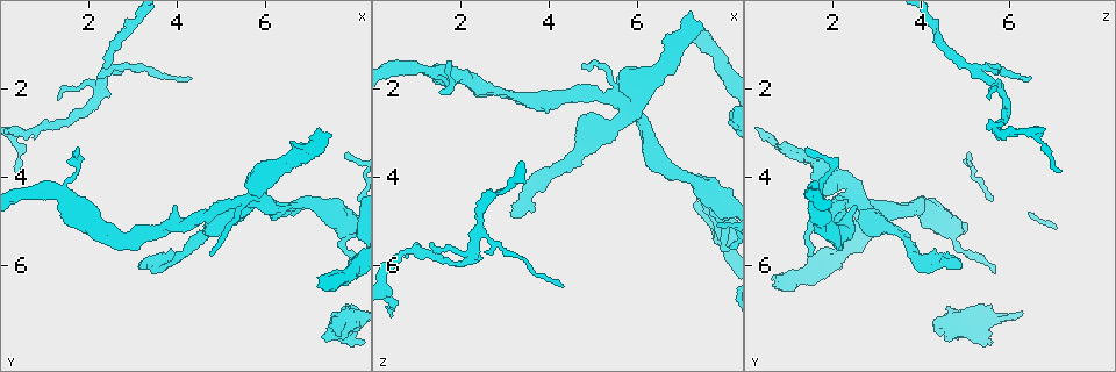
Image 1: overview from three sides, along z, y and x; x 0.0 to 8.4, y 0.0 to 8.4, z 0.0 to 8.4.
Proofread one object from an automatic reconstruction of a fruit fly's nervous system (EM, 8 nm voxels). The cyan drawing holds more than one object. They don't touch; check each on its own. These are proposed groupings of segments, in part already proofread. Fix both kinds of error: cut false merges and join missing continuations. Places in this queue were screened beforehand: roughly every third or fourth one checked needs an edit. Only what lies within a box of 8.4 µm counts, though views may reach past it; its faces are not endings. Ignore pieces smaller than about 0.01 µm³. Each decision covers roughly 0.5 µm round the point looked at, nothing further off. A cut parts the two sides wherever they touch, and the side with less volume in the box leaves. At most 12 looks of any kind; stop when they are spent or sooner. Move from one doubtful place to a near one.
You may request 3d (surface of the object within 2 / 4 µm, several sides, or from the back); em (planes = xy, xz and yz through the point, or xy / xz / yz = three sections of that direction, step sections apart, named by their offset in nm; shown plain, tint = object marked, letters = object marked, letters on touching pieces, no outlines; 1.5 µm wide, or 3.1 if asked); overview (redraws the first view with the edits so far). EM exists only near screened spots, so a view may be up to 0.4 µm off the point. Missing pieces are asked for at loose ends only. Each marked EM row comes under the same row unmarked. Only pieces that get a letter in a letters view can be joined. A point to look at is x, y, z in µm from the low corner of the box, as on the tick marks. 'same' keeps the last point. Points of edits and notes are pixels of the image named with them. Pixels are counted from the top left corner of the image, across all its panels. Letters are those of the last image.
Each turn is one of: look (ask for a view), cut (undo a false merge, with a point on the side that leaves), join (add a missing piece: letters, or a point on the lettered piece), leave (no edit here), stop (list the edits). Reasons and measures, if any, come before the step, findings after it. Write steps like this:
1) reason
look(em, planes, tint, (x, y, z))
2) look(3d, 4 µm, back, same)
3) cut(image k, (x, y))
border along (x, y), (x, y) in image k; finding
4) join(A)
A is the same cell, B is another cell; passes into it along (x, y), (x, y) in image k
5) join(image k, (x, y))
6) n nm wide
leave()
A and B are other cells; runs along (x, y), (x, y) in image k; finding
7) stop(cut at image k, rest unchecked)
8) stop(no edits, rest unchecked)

an open end
look(3d, 2 µm, (3.10, 6.05, 4.80))

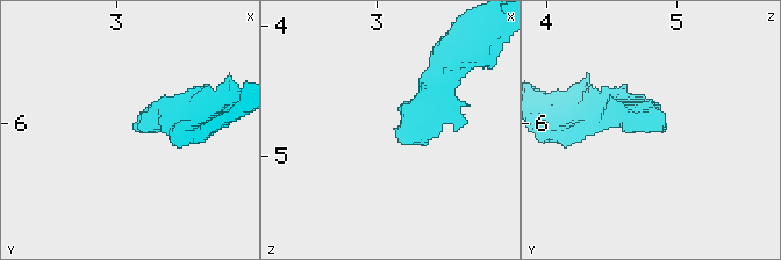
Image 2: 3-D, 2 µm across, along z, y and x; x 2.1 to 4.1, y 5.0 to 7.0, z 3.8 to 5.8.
need the tissue
look(em, planes, letters, (3.14, 6.06, 4.84))

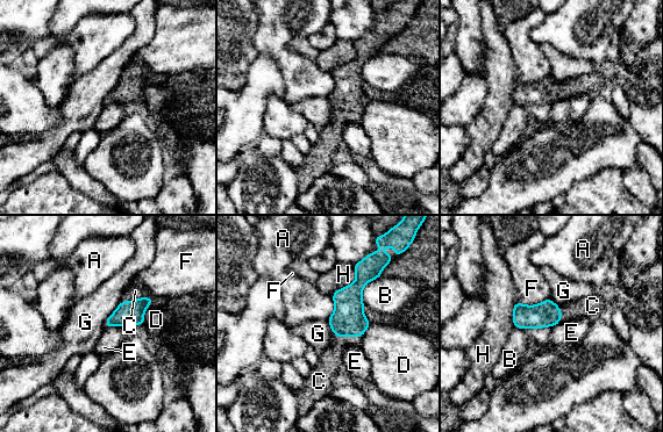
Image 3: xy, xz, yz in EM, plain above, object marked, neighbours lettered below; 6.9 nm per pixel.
H touches over 280 nm
join(C)
C is the same cell, A, B, D, E, F, G and H are other cells; passes into it along (132, 312), (138, 299), (135, 290) in image 3; the neuron continues

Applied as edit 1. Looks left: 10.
thin end
look(em, xz, step 4, letters, (1.30, 2.25, 5.50))

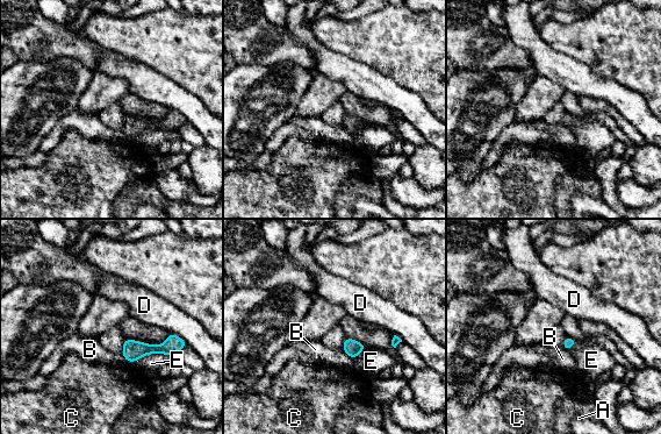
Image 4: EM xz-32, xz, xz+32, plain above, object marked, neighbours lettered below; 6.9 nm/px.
leave()
A, B, C, D and E are other cells; border along (167, 354), (145, 354), (131, 363) in image 4; no lettered piece goes on from it

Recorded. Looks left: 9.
sharp bend
look(3d, 2 µm, (6.00, 4.10, 2.10))

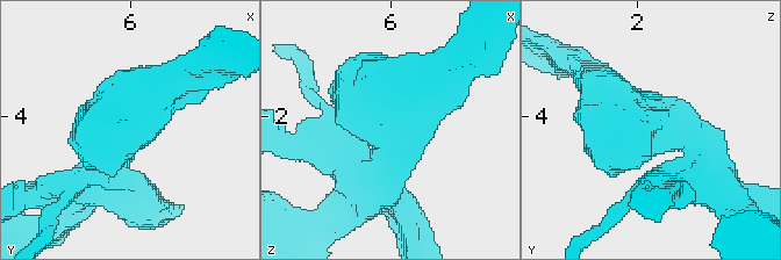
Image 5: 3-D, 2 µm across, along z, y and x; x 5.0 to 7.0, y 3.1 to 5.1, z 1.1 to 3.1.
3 arms; arms of 200, 220, 260 nm
look(em, yz, step 4, tint, (5.96, 4.10, 2.14))

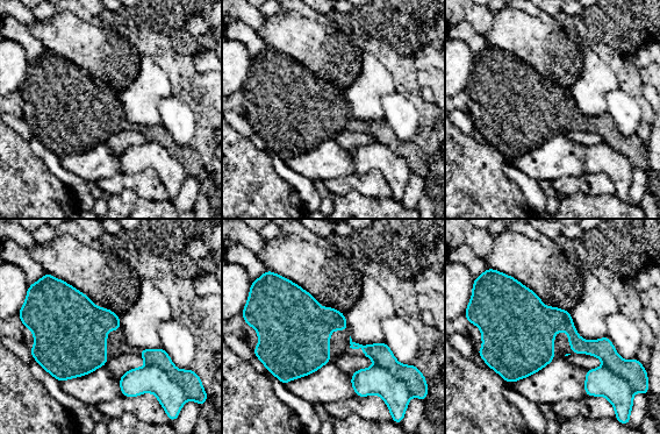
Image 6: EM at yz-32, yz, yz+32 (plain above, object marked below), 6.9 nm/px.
look(em, planes, letters, same)

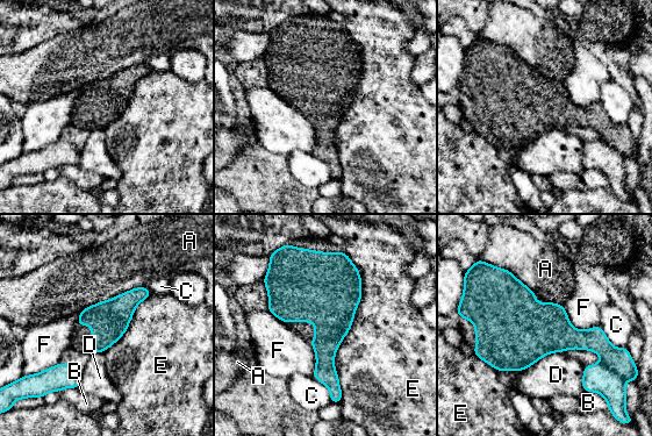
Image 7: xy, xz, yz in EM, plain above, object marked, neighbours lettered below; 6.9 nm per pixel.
E touches over 1050 nm
cut(image 7, (620, 361))
A, B, C, D, E and F are other cells; border along (601, 363), (615, 372) in image 7; a second neuron is stuck on

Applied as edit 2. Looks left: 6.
look(overview)

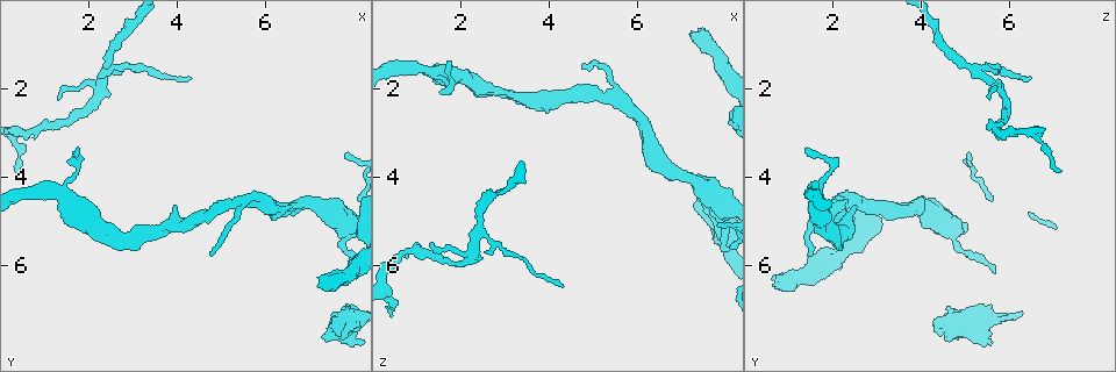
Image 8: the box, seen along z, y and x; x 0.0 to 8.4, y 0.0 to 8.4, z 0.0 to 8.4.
long arm stops here
look(3d, 2 µm, (7.20, 6.40, 0.75))

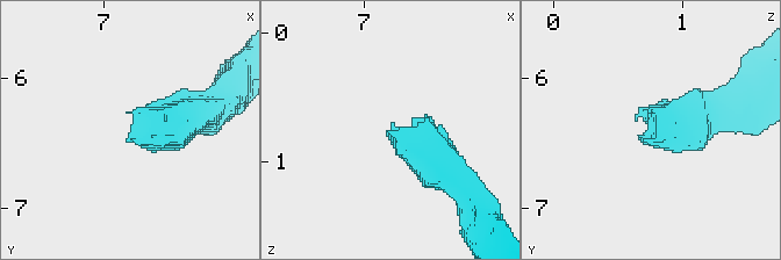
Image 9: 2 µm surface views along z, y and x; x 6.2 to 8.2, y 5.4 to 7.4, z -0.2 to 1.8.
look(em, planes, letters, (7.24, 6.44, 0.70))

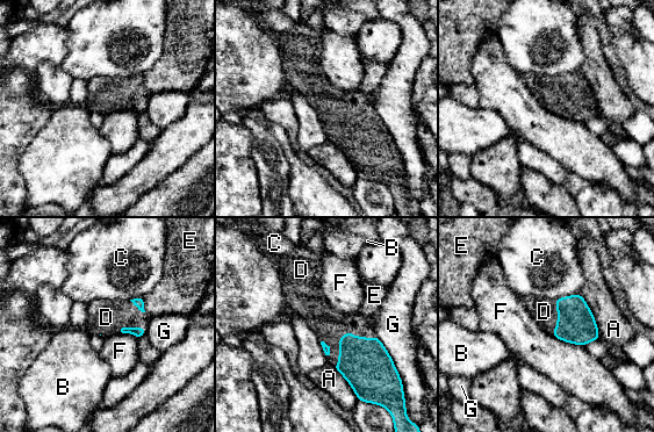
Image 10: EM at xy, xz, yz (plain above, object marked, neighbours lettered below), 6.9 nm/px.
join(D)
D is the same cell, A, B, C, E, F and G are other cells; passes into it along (365, 364), (343, 336), (329, 325) in image 10; it goes on there

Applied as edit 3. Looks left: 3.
look(overview)

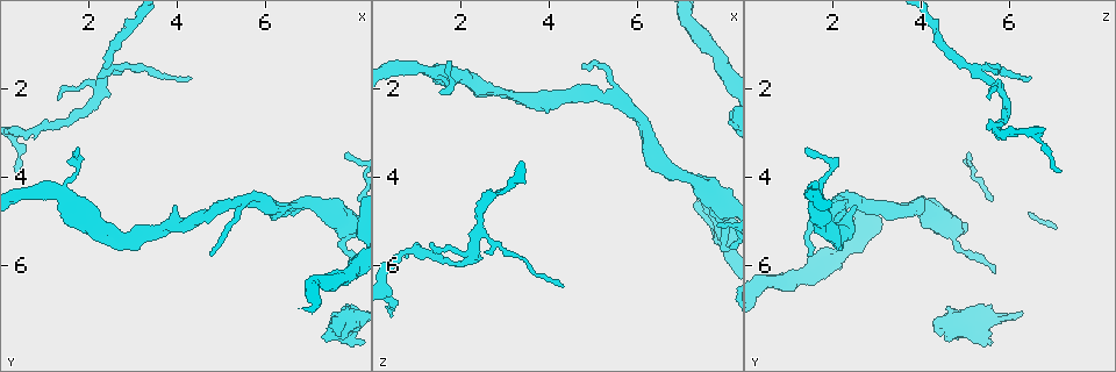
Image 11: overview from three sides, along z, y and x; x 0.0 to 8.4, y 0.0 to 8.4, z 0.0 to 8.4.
look(3d, 4 µm, back, (7.60, 7.40, 4.35))

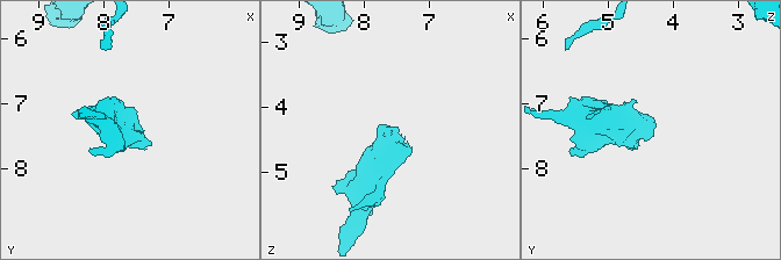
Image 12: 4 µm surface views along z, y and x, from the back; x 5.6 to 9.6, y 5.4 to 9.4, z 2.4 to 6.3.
need the tissue
look(em, xy, step 4, letters, (7.55, 7.45, 4.30))

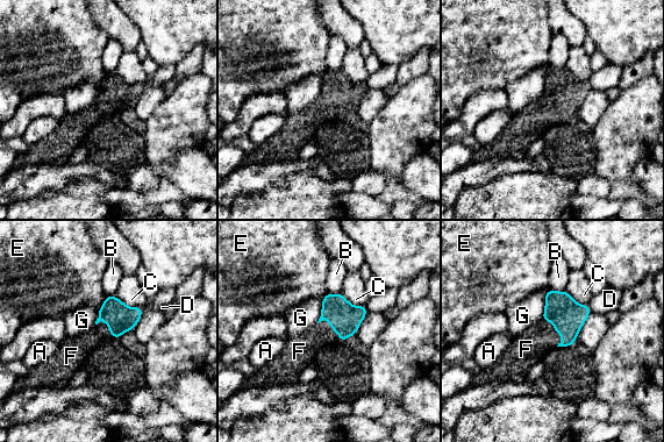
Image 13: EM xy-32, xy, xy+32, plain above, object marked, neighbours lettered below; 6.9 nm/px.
join(F)
F is the same cell, A, B, C, D, E and G are other cells; passes into it along (568, 316), (555, 329), (526, 349) in image 13; it goes on there

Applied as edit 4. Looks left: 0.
stop(join at image 3, cut at image 7, join at image 10, join at image 13, rest unchecked)

